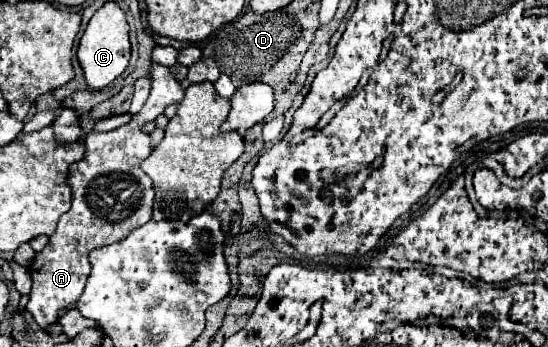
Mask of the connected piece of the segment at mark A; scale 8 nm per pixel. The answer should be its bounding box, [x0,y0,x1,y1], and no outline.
[27,64,183,328]

